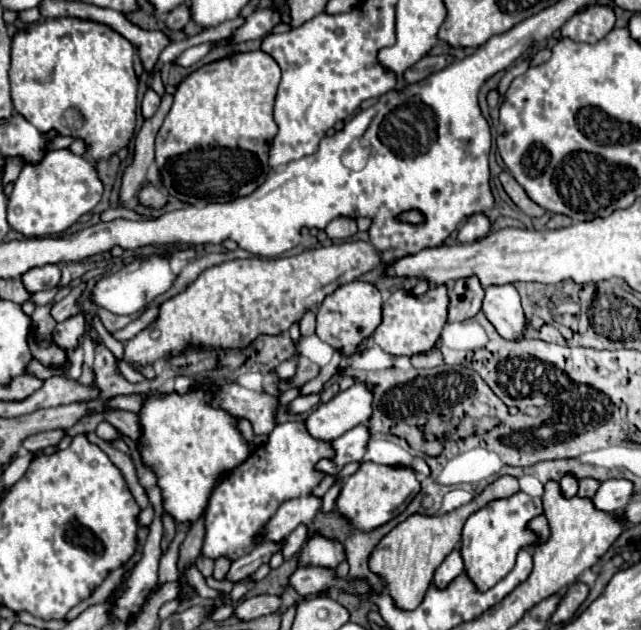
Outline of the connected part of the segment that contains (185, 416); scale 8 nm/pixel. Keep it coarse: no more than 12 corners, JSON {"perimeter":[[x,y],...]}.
{"perimeter":[[155,395],[141,457],[163,507],[195,521],[249,457],[209,395]]}

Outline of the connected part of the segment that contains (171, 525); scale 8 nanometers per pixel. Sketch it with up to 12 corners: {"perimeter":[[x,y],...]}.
{"perimeter":[[161,515],[165,533],[161,541],[161,549],[165,551],[171,539],[175,537],[175,521]]}

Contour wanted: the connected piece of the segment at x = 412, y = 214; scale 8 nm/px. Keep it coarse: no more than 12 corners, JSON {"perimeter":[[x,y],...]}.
{"perimeter":[[417,209],[399,213],[399,221],[419,225],[425,221]]}

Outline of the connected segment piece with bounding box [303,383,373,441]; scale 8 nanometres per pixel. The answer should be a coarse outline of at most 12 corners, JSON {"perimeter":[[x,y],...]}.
{"perimeter":[[363,383],[337,393],[303,421],[317,441],[333,441],[371,417]]}

